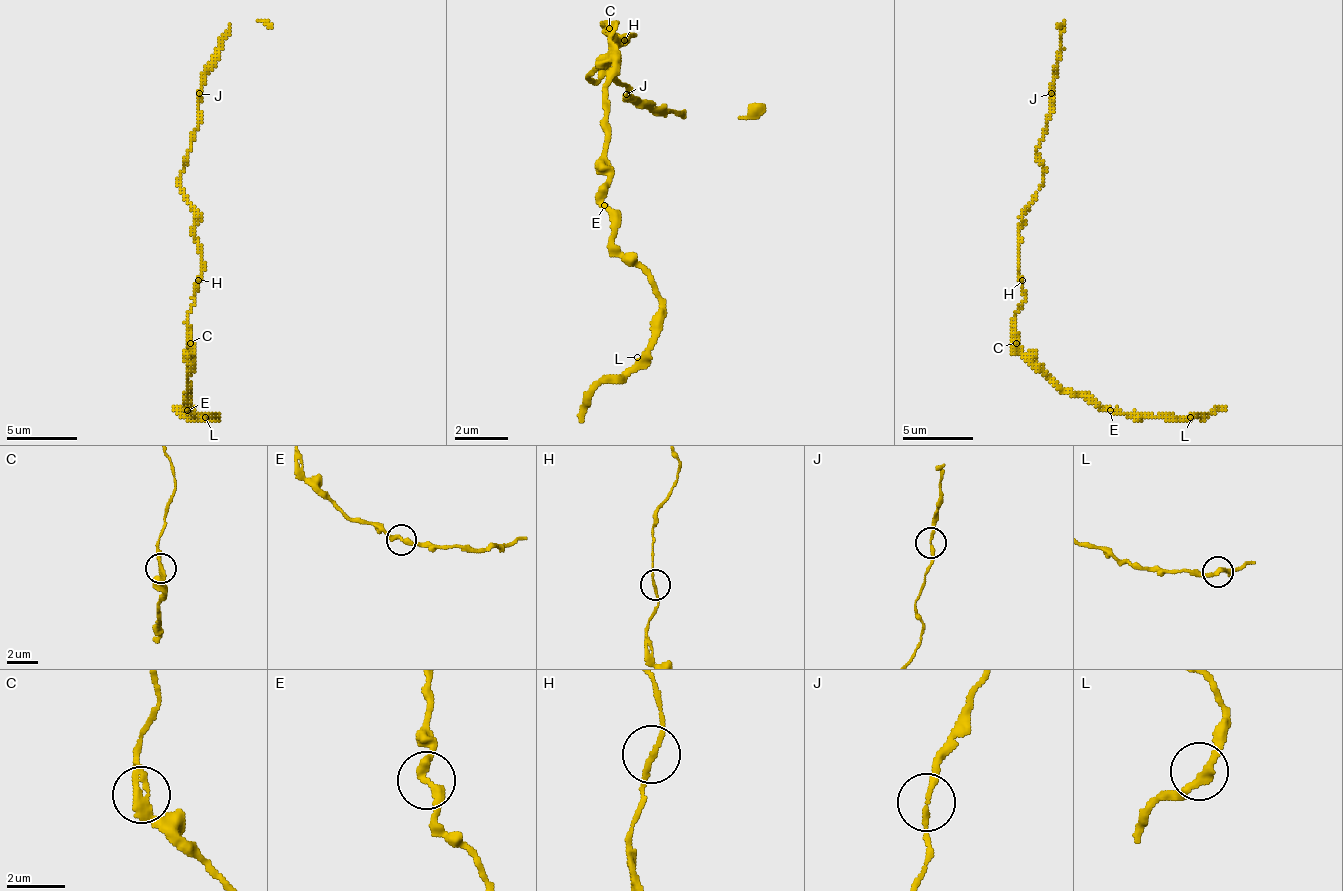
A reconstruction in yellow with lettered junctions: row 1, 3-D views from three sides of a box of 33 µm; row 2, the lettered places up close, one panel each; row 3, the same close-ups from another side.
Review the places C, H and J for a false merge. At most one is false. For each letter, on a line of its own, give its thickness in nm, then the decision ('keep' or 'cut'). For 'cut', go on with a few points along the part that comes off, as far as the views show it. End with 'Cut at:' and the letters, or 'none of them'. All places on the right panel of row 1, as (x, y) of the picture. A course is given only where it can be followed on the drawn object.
C: calibre 320 nm; cut; course (1015, 343), (1064, 389), (1085, 393), (1103, 407), (1159, 417), (1208, 417), (1226, 407)
H: calibre 160 nm; keep
J: calibre 180 nm; keep
Cut at: C

